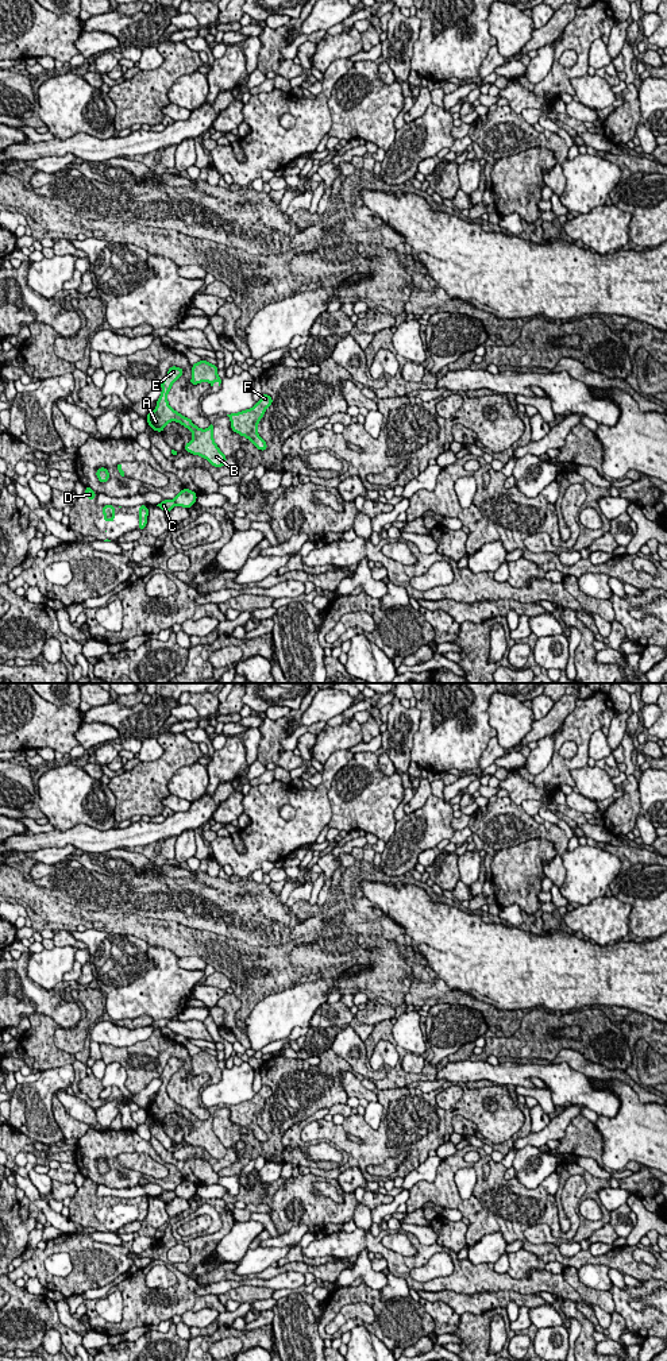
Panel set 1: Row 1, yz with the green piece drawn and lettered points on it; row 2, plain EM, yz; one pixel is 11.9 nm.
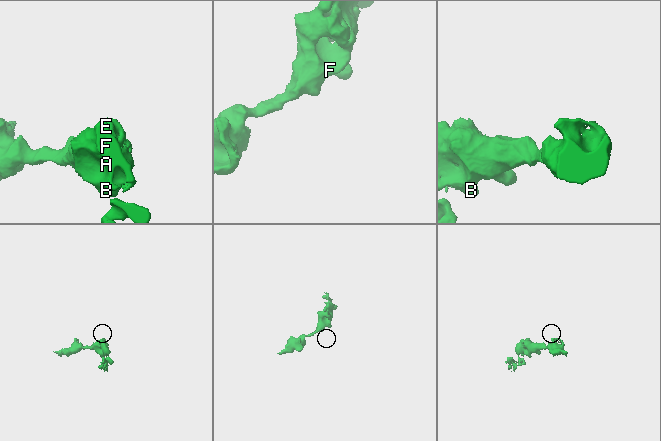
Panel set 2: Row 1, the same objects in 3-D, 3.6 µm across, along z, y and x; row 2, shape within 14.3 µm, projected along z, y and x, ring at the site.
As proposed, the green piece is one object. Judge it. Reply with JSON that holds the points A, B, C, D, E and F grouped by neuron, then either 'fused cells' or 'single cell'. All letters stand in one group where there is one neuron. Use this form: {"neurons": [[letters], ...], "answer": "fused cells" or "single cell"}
{"neurons": [["A", "B", "E", "F"], ["C", "D"]], "answer": "fused cells"}

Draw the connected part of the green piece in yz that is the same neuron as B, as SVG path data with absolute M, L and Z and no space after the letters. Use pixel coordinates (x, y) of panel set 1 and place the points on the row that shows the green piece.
M171 366L165 375L161 388L162 393L157 400L157 408L149 412L146 420L147 424L158 432L162 432L167 423L177 421L188 428L193 439L185 444L185 451L193 455L205 458L212 466L223 467L227 462L225 455L220 451L213 440L213 425L211 424L207 429L201 429L192 423L190 419L182 416L174 410L167 402L167 393L171 385L184 374L181 367Z

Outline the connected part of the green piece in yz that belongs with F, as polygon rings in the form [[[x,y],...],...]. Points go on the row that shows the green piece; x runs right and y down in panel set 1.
[[[262,394],[261,400],[250,409],[227,415],[231,421],[231,429],[240,436],[250,440],[258,450],[265,451],[267,448],[266,442],[258,433],[258,423],[263,417],[266,408],[273,404],[273,398],[269,394]]]

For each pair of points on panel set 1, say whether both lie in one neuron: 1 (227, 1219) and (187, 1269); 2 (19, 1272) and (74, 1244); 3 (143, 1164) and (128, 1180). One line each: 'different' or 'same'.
1: same
2: same
3: different

